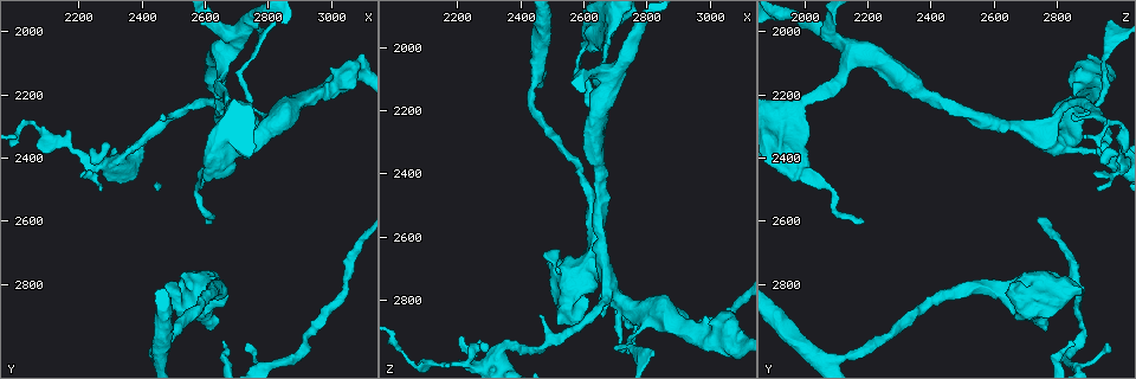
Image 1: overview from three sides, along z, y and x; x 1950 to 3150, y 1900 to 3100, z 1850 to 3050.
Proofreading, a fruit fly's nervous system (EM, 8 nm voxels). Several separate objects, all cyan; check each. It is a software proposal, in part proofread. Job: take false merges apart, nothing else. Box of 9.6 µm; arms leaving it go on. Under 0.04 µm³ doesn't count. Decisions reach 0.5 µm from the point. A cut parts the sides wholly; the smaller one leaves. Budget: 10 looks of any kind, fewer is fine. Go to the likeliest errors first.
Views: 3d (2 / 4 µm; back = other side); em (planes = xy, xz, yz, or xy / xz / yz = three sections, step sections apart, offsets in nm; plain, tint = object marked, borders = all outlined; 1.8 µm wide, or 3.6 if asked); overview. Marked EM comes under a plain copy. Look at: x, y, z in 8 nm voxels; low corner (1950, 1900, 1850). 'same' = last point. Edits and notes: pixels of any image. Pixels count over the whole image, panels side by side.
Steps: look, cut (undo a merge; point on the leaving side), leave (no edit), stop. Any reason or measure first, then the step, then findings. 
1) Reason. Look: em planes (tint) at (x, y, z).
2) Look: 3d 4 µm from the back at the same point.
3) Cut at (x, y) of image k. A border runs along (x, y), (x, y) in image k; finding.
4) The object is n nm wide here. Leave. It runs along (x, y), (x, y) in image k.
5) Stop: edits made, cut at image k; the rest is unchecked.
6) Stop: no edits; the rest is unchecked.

Sudden change in width. Look: em xz step 4 (tint) at (2610, 2450, 1980).

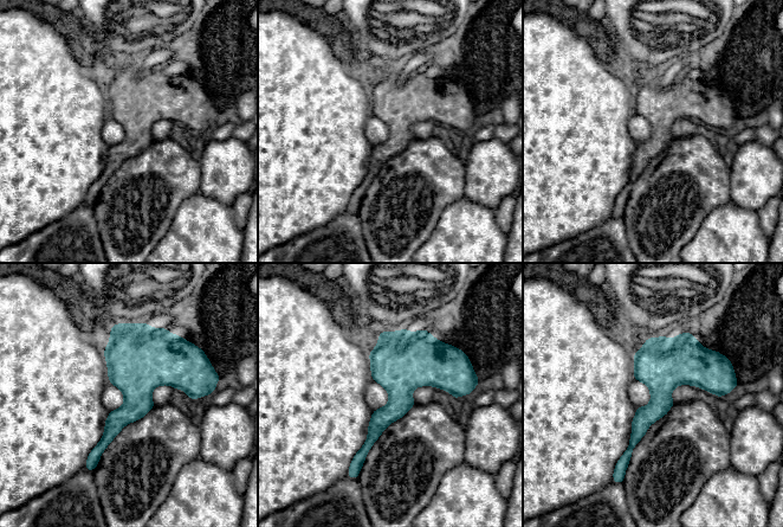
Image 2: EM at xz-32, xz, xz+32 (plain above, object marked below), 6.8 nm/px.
The object is 260 nm wide here. Leave. Continuous, no second neuron.

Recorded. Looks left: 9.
Arms part here. Look: em planes (tint) at (2960, 2200, 2900).

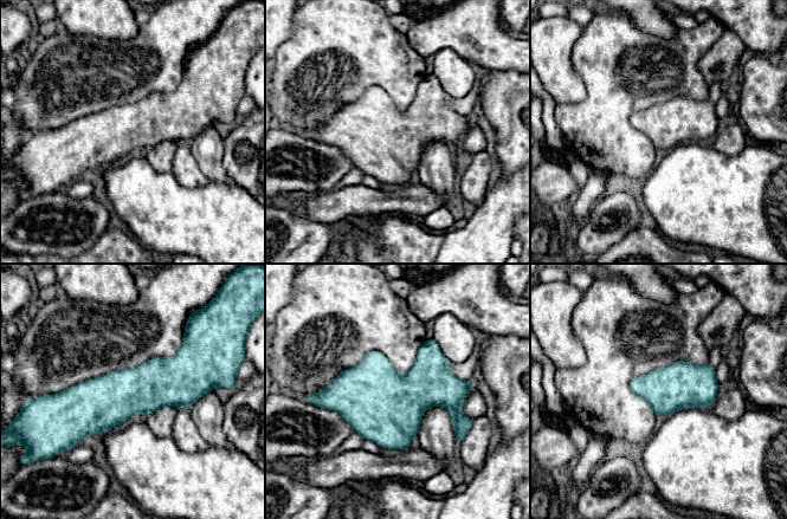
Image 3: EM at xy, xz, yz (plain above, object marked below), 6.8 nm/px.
The object is 320 nm wide here. Leave. It runs along (204, 390), (62, 402) in image 3; all the same neuron.

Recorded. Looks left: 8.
Thick turns thin. Look: em xz step 16 (tint) at (2450, 3040, 2080).

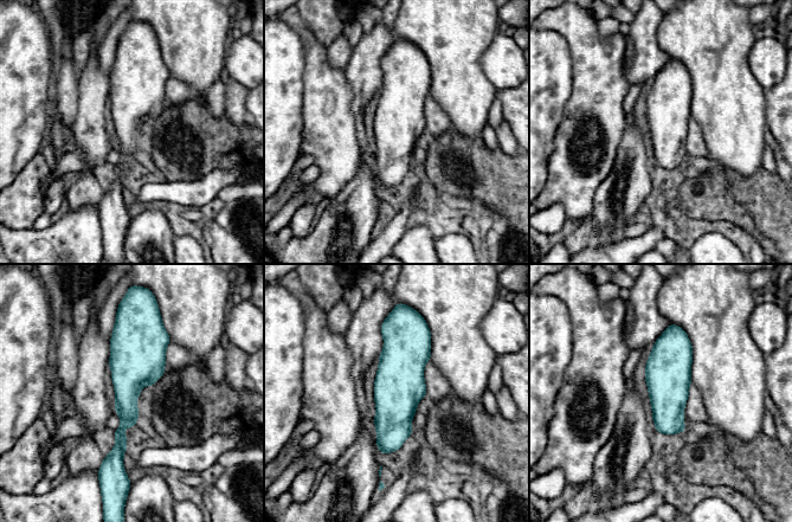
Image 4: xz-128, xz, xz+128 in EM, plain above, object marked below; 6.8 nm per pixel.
The object is 200 nm wide here. Leave. One neuron here.

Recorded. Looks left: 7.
Calibre changes. Look: em planes (tint) at (2350, 2380, 2940).

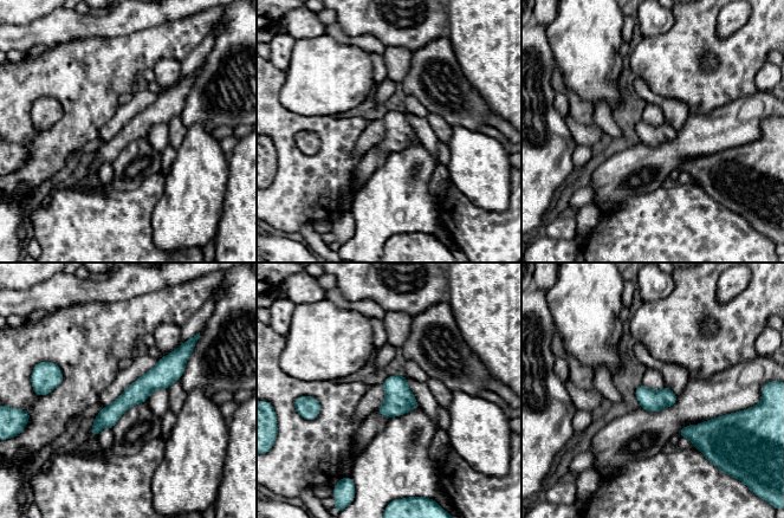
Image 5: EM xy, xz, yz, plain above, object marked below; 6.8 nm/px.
Leave. It runs along (182, 355), (94, 431) in image 5; continuous, no second neuron.

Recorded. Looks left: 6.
Stop: no edits; the rest is unchecked.

